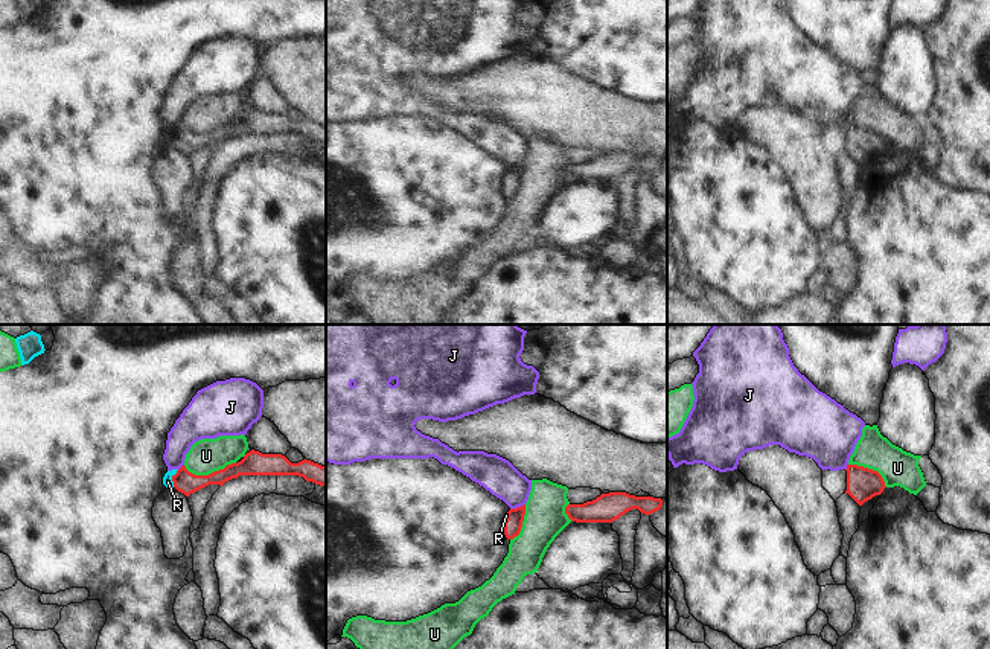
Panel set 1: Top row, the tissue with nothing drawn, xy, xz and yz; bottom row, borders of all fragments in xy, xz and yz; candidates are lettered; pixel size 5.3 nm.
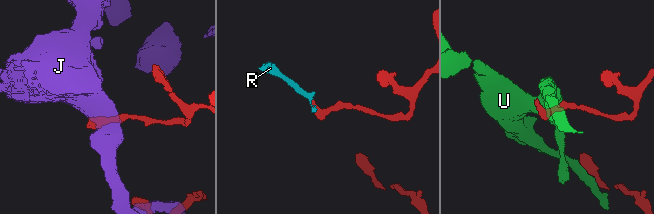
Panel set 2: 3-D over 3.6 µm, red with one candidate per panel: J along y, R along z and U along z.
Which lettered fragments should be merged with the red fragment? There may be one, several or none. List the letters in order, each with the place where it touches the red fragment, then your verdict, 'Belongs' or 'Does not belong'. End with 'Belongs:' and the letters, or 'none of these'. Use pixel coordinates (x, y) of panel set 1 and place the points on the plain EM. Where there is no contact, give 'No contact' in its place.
J: Touches red at xz (517, 166). Does not belong
R: Touches red at xy (172, 137). Belongs
U: Touches red at xy (209, 133). Does not belong
Belongs: R

